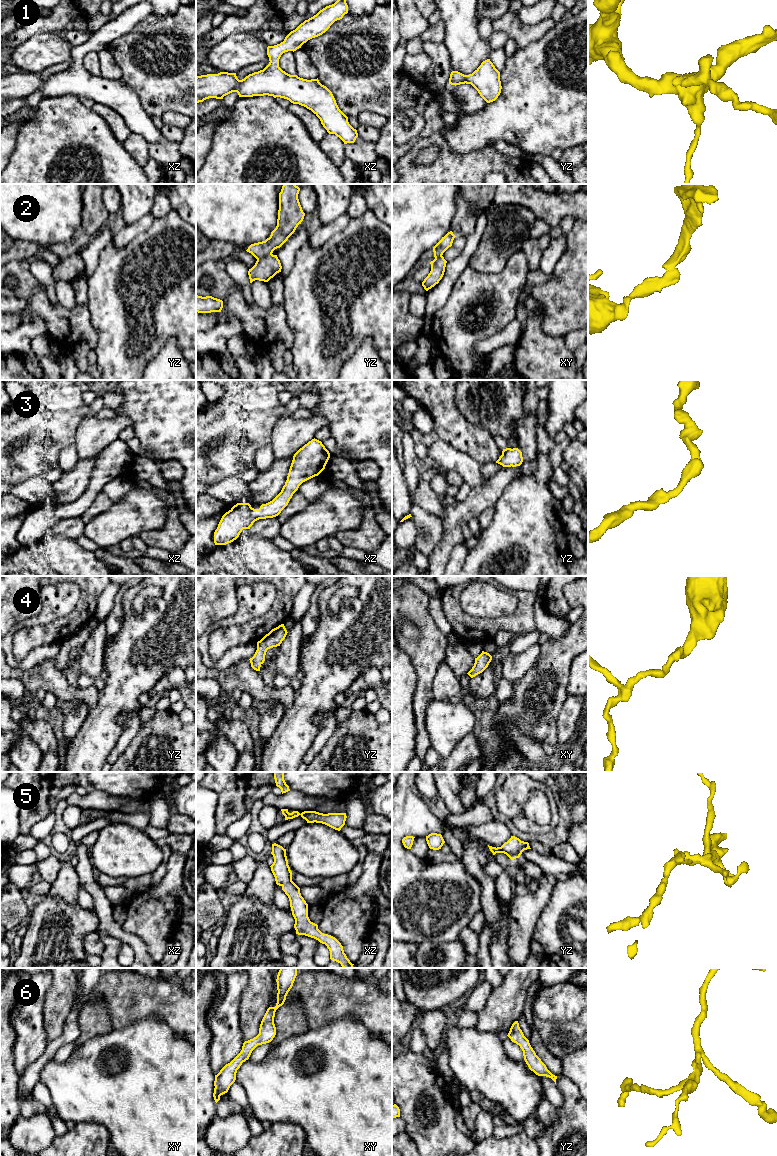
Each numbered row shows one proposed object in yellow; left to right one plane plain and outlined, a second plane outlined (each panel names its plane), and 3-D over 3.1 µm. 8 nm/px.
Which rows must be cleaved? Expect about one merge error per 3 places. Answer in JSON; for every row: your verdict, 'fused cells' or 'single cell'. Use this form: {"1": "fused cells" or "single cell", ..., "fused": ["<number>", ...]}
{"1": "single cell", "2": "fused cells", "3": "single cell", "4": "single cell", "5": "single cell", "6": "single cell", "fused": ["2"]}

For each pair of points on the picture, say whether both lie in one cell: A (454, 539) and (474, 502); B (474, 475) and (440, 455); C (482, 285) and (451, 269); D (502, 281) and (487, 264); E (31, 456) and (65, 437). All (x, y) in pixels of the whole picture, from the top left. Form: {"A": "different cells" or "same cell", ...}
{"A": "same cell", "B": "same cell", "C": "different cells", "D": "different cells", "E": "same cell"}

